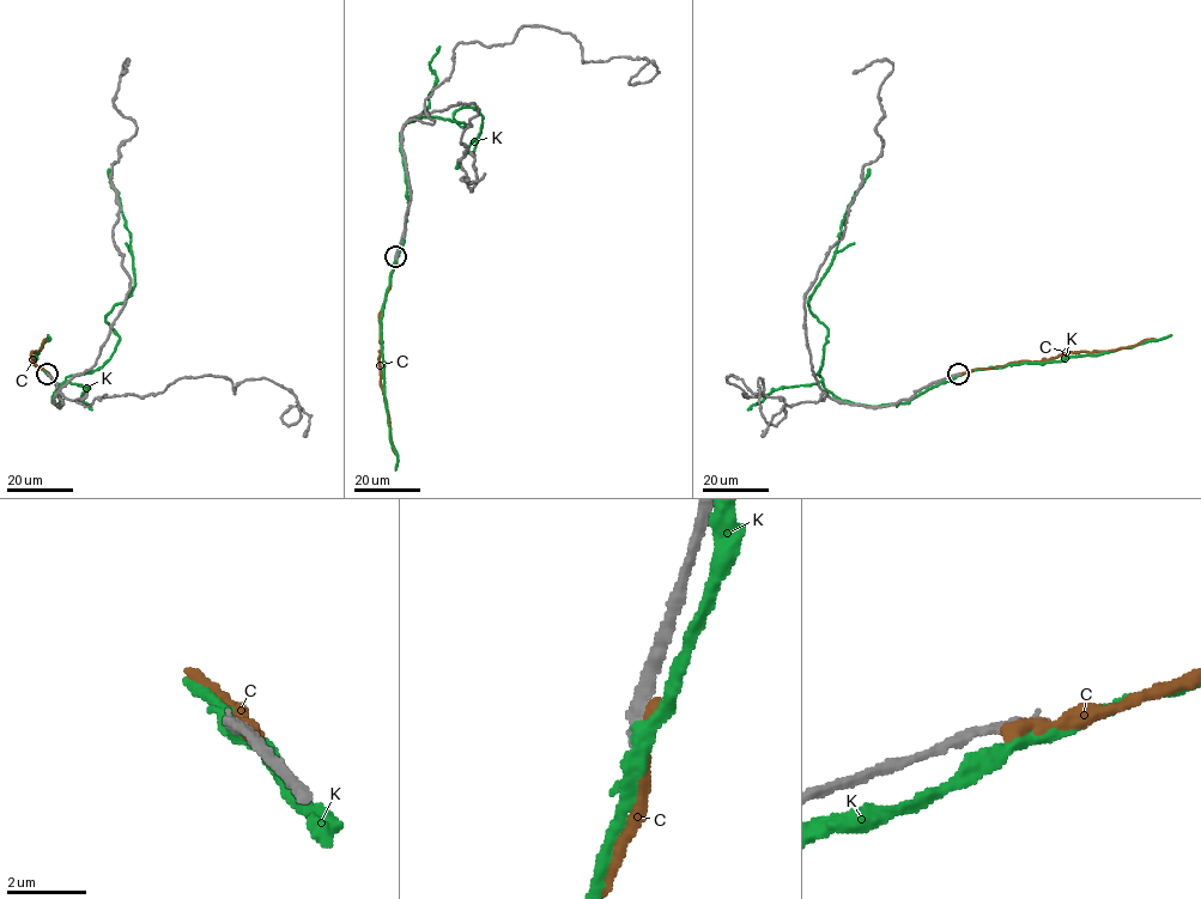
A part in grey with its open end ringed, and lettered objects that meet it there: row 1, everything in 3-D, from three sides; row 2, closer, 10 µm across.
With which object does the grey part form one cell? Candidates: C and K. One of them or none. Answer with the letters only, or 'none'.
none

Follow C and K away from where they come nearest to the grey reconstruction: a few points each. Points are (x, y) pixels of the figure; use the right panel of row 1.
C: (957, 375), (1014, 362), (1051, 359), (1065, 353), (1108, 351), (1154, 339)
K: (958, 375), (904, 404), (866, 406), (839, 401), (818, 374), (828, 329), (808, 301), (869, 169)

